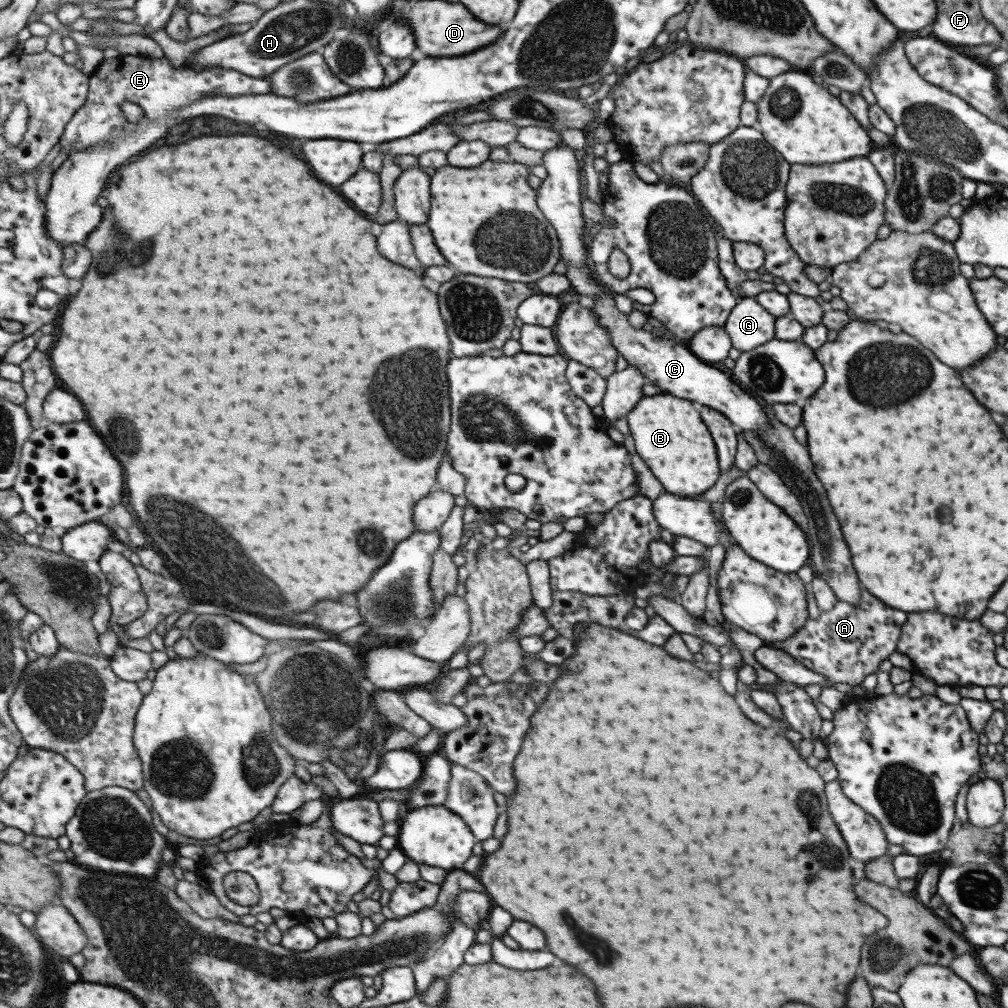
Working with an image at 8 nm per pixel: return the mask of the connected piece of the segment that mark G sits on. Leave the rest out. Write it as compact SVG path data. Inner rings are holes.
M739 297L722 329L740 352L753 350L774 338L774 316L753 298Z

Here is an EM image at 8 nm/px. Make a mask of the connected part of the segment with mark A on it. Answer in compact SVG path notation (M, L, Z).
M861 587L858 604L847 604L842 600L837 600L831 610L819 610L819 616L815 619L806 616L805 624L802 624L793 636L786 638L783 642L772 642L769 647L781 649L791 658L798 660L805 668L822 674L829 682L860 685L864 676L875 674L878 671L879 662L887 659L896 650L900 628L906 620L905 612L889 608Z

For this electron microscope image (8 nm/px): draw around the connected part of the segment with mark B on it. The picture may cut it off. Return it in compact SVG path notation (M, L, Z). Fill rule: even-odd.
M668 393L642 397L624 417L636 454L649 466L665 492L692 497L705 492L720 475L716 449L691 402Z

